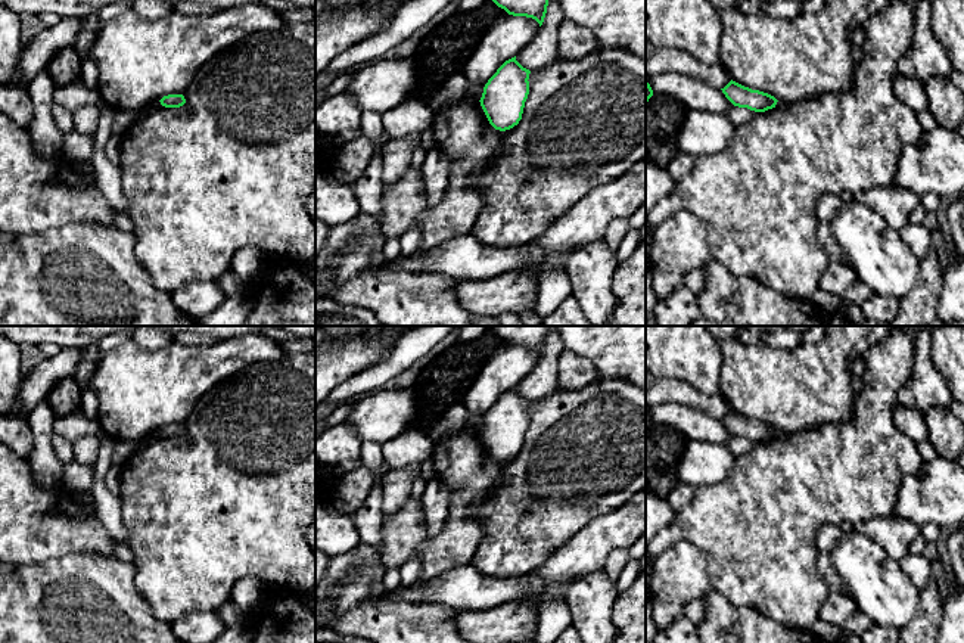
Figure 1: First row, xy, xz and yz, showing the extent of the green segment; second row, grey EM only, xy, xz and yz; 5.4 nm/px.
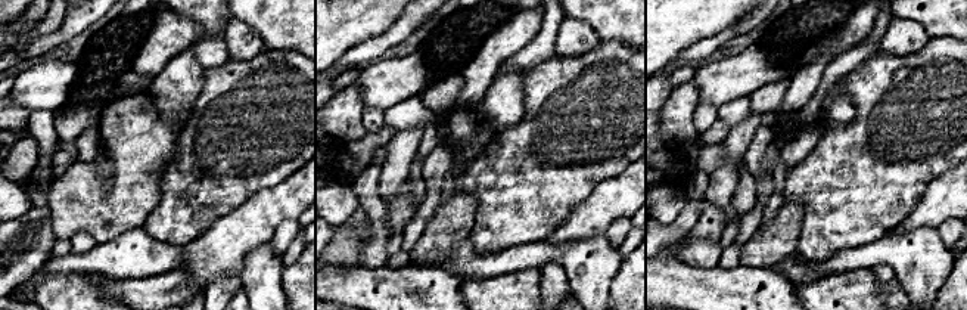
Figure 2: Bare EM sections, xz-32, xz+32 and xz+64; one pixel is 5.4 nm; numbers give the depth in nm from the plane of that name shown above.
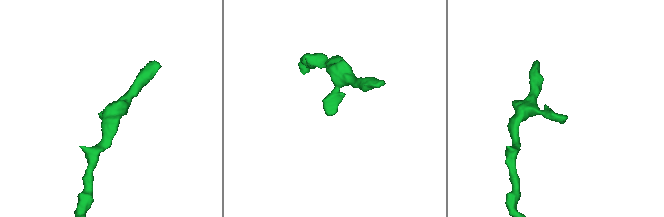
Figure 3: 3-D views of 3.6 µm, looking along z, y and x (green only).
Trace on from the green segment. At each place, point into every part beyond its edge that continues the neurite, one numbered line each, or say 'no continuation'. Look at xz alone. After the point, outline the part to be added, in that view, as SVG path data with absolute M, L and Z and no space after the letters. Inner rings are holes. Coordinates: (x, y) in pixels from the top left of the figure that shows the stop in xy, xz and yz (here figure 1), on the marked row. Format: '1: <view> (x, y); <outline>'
no continuation

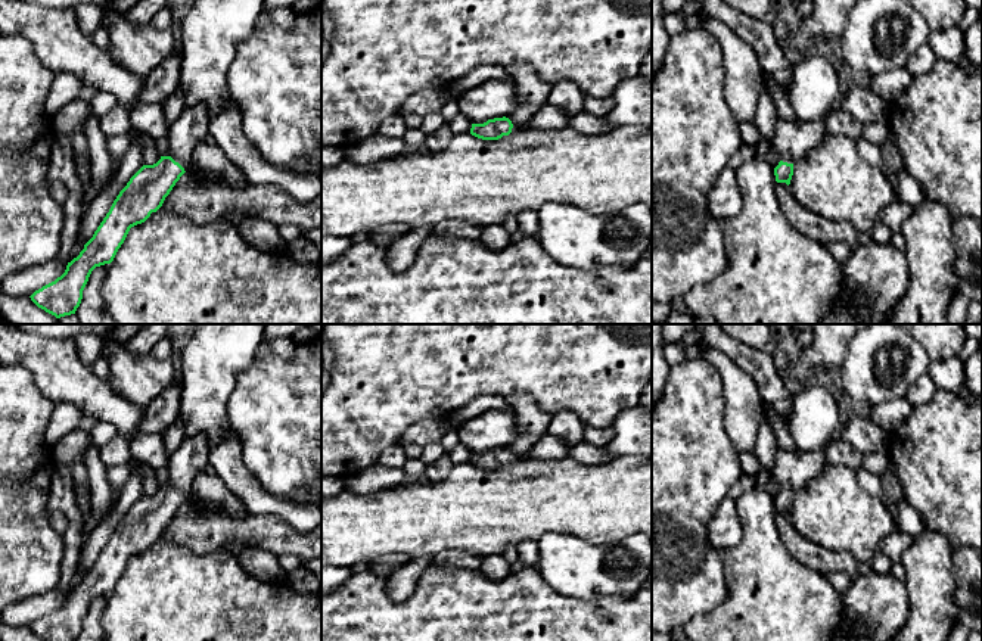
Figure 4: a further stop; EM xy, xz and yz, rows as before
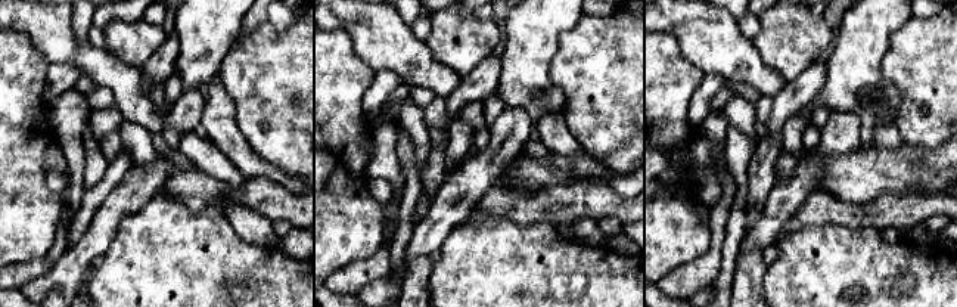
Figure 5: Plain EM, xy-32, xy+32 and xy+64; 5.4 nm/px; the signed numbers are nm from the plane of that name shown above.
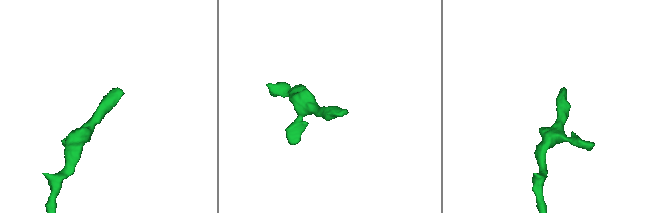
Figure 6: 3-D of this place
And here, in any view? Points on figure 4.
1: xy (192, 127); M205 106L184 108L181 115L170 125L170 156L183 168L193 165L193 149L209 134L209 115Z

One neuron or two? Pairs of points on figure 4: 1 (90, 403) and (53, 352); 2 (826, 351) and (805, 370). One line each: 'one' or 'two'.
1: one
2: one

